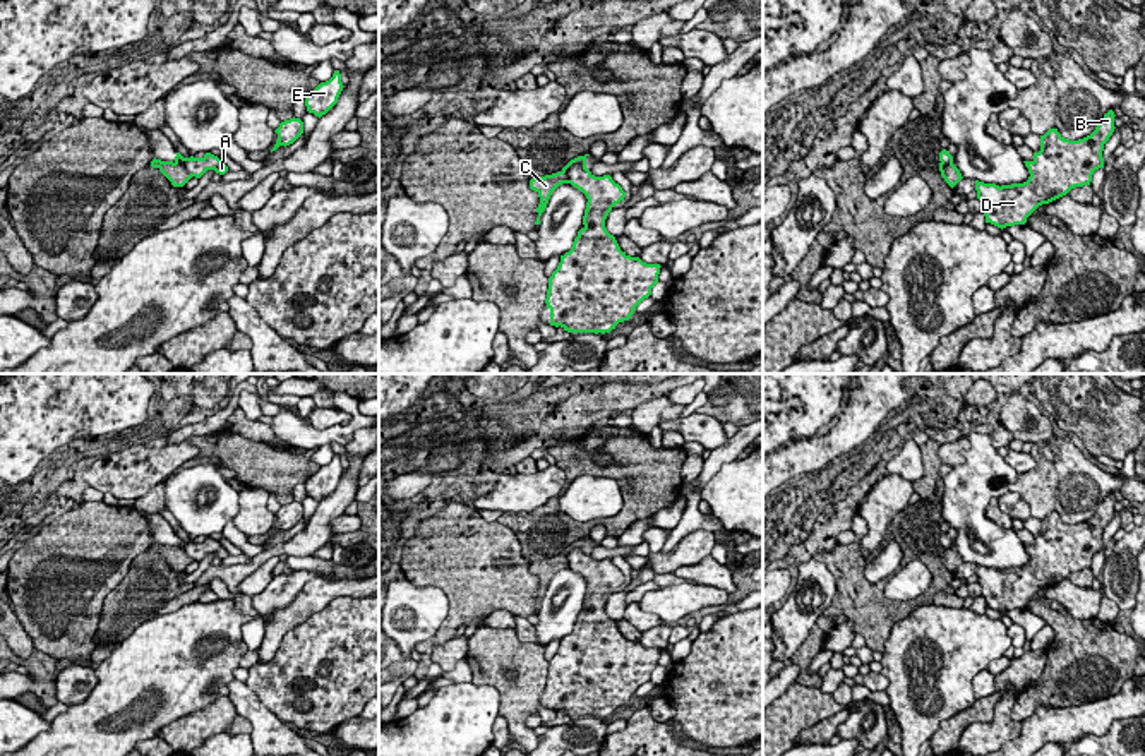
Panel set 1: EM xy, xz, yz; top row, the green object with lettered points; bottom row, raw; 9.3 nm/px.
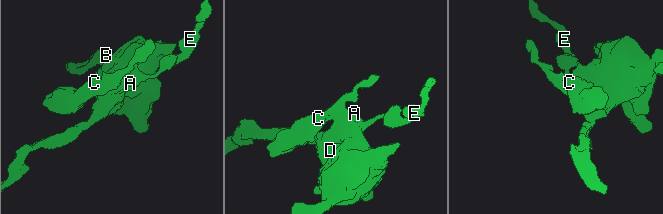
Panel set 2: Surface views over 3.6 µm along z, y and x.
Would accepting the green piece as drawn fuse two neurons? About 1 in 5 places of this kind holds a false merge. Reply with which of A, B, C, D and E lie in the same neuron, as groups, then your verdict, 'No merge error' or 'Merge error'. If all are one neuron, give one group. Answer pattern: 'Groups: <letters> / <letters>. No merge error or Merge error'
Groups: A B D E / C. Merge error

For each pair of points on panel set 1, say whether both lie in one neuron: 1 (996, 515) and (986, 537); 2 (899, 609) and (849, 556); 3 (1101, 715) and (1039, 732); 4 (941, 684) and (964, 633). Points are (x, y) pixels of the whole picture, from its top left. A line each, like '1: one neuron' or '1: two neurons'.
1: two neurons
2: one neuron
3: one neuron
4: one neuron

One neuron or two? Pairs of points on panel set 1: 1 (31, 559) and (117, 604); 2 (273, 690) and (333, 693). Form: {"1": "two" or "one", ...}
{"1": "two", "2": "one"}

